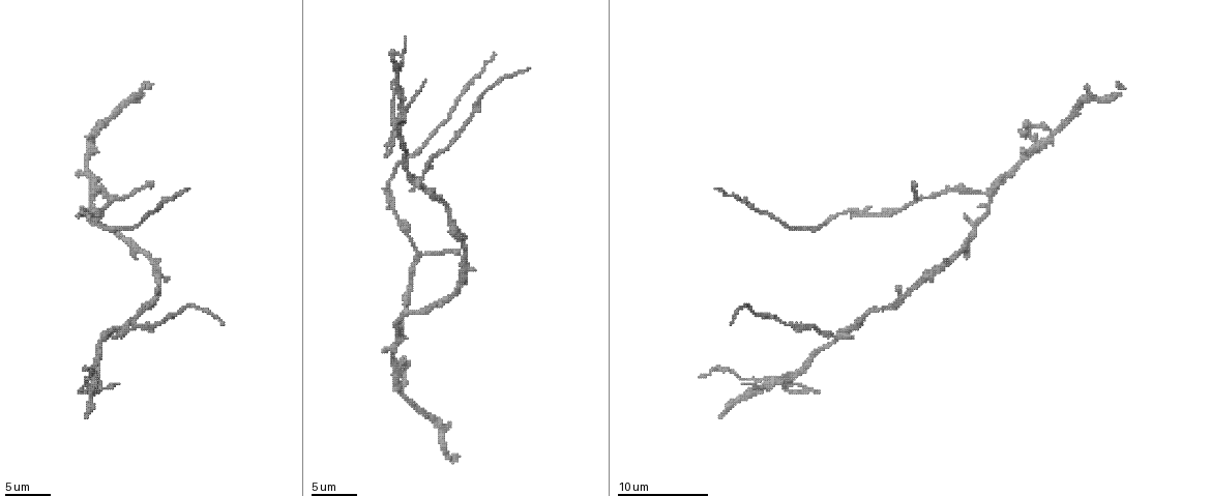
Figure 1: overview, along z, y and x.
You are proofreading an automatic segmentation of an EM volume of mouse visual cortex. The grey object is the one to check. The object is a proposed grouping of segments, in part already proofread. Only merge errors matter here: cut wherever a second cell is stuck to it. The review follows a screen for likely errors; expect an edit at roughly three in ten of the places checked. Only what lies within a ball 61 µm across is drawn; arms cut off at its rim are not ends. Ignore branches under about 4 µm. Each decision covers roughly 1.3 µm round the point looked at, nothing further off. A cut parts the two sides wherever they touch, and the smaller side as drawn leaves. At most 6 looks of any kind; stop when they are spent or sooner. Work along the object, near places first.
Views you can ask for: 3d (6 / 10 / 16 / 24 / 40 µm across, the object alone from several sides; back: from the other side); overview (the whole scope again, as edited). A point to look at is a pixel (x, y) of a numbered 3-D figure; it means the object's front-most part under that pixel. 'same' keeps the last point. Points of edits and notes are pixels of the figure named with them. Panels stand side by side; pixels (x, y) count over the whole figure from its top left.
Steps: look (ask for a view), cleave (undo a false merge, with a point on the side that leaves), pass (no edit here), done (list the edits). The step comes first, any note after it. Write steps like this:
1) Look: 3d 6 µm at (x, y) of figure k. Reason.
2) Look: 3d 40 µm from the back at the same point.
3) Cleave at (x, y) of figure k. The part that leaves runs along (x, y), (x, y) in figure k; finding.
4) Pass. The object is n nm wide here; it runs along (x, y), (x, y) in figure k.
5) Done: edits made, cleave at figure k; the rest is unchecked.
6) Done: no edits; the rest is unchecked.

Look: 3d 10 µm at (987, 191) of figure 1. Three arms meet.

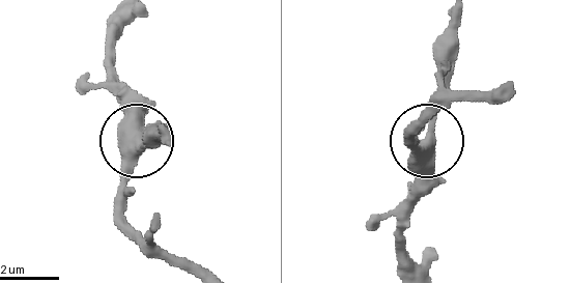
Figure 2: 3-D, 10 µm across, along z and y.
Look: 3d 10 µm from the back at (430, 134) of figure 2.

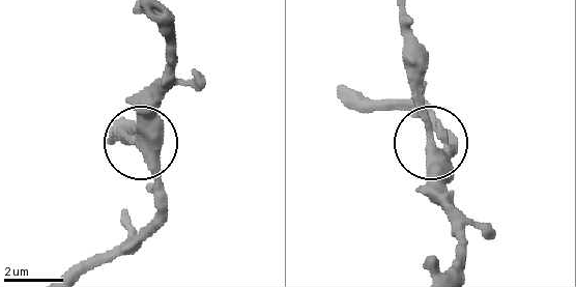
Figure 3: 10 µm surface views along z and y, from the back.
Pass. The side arm is 23 µm long; it runs along (104, 256), (153, 211), (143, 87) in figure 3; one cell here.

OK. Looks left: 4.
Look: 3d 10 µm at (423, 256) of figure 1. Three-way junction.

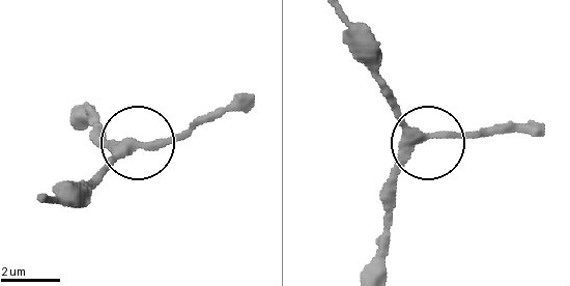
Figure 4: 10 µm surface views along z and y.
Pass. 3 arms meet here; it runs along (370, 270), (404, 160), (434, 137), (491, 137) in figure 4; all the same cell.

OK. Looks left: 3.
Look: 3d 10 µm at (853, 210) of figure 1.

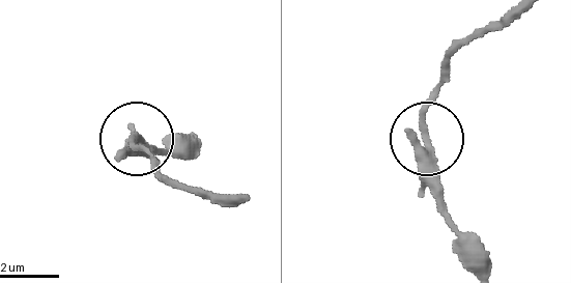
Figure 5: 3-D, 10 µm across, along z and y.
Look: 3d 10 µm from the back at (427, 139) of figure 5.

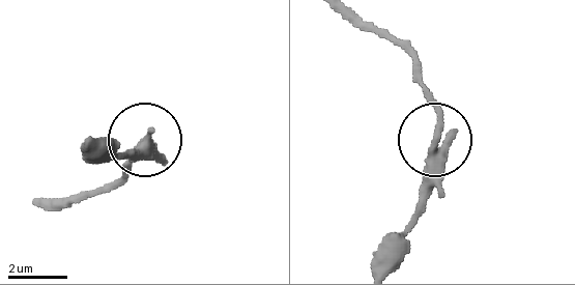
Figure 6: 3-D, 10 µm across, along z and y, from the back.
Cleave at (439, 111) of figure 6. The object is 300 nm wide here; a second cell is stuck on.

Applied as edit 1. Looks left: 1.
Done: edits made, cleave at figure 6; the rest is unchecked.

